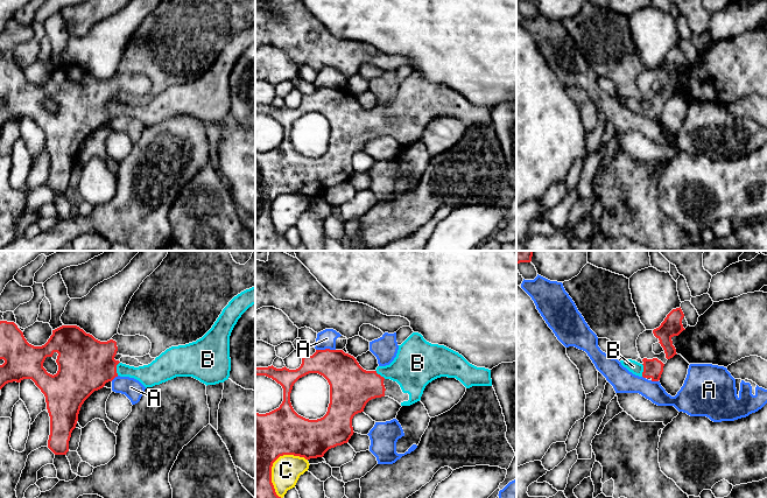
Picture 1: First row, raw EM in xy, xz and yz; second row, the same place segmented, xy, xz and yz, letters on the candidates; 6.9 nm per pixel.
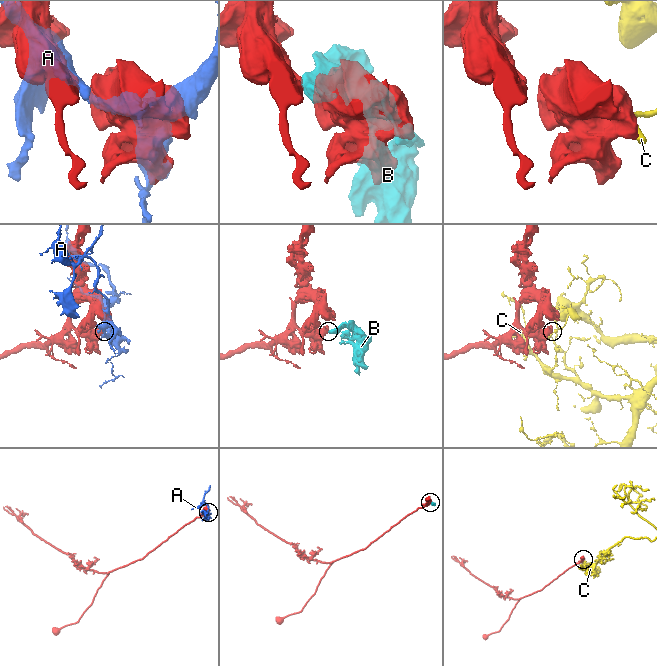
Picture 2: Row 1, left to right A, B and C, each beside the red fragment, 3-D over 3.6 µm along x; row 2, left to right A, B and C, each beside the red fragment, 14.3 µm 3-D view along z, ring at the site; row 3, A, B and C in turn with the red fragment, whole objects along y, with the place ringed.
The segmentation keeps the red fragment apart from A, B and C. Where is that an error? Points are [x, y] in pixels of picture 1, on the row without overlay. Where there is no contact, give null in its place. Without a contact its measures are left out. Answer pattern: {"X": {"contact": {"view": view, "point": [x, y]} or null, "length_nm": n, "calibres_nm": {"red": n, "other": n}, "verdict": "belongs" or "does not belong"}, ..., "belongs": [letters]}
{"A": {"contact": {"view": "xz", "point": [325, 88]}, "length_nm": 140, "calibres_nm": {"red": 260, "other": 130}, "verdict": "does not belong"}, "B": {"contact": {"view": "xy", "point": [115, 107]}, "length_nm": 100, "calibres_nm": {"red": 380, "other": 150}, "verdict": "belongs"}, "C": {"contact": {"view": "xz", "point": [272, 204]}, "length_nm": 340, "calibres_nm": {"red": 380, "other": 200}, "verdict": "does not belong"}, "belongs": ["B"]}

